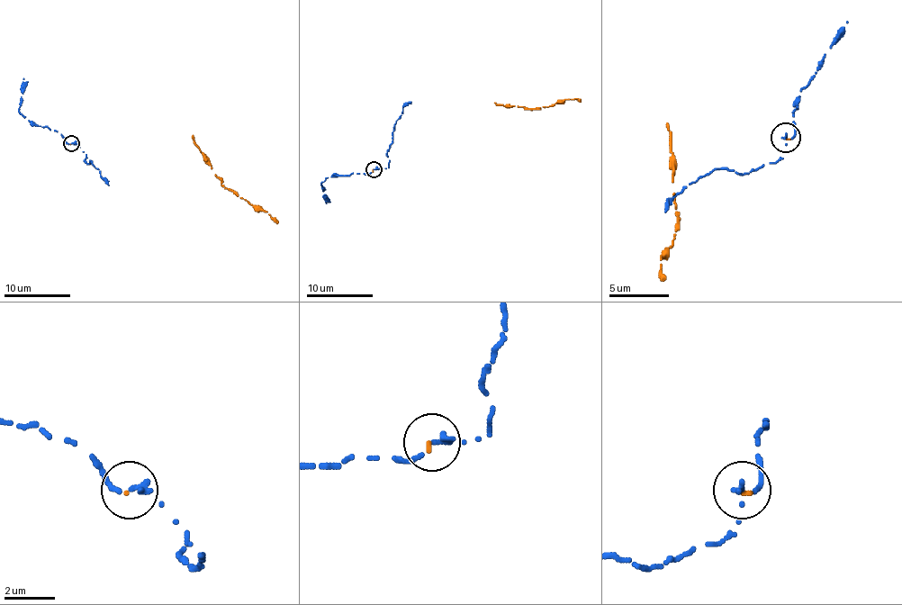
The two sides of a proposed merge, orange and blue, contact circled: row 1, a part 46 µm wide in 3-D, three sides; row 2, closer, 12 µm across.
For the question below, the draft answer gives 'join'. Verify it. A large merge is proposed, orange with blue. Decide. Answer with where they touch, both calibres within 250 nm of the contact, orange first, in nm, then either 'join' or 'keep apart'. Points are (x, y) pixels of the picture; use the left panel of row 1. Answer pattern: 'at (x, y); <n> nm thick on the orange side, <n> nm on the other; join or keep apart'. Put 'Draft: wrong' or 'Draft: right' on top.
Draft: right
at (71, 143); 100 nm thick on the orange side, 200 nm on the other; join

